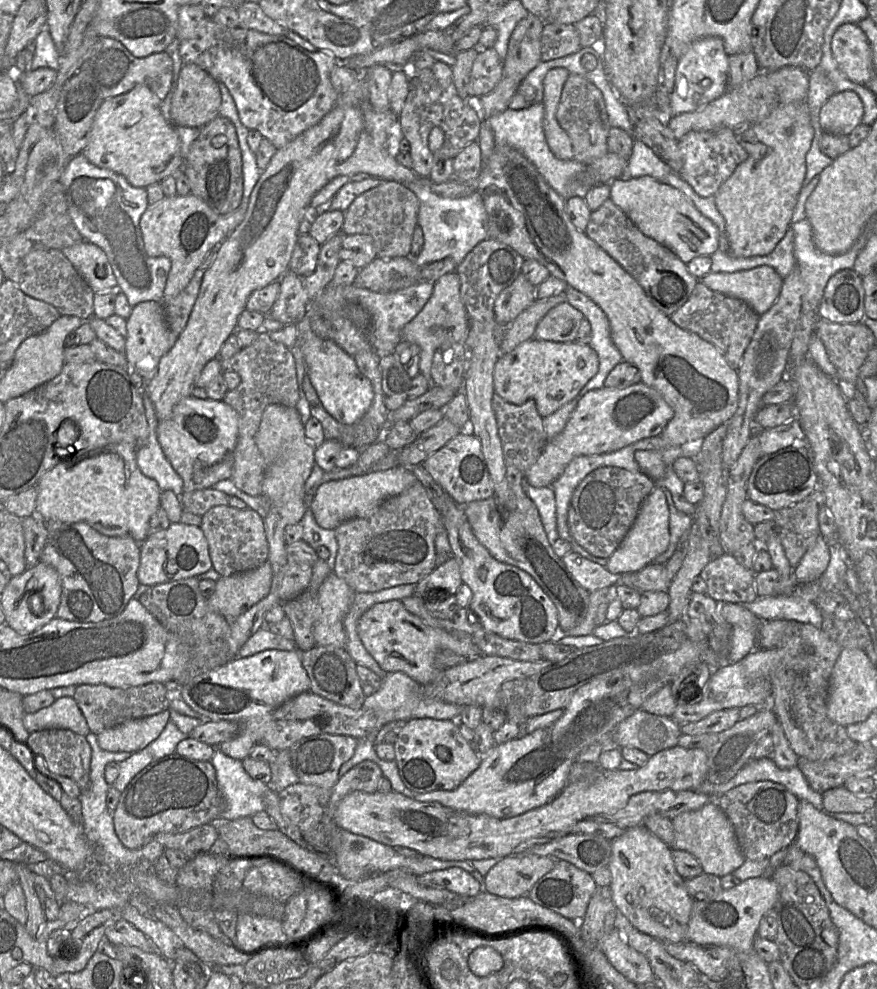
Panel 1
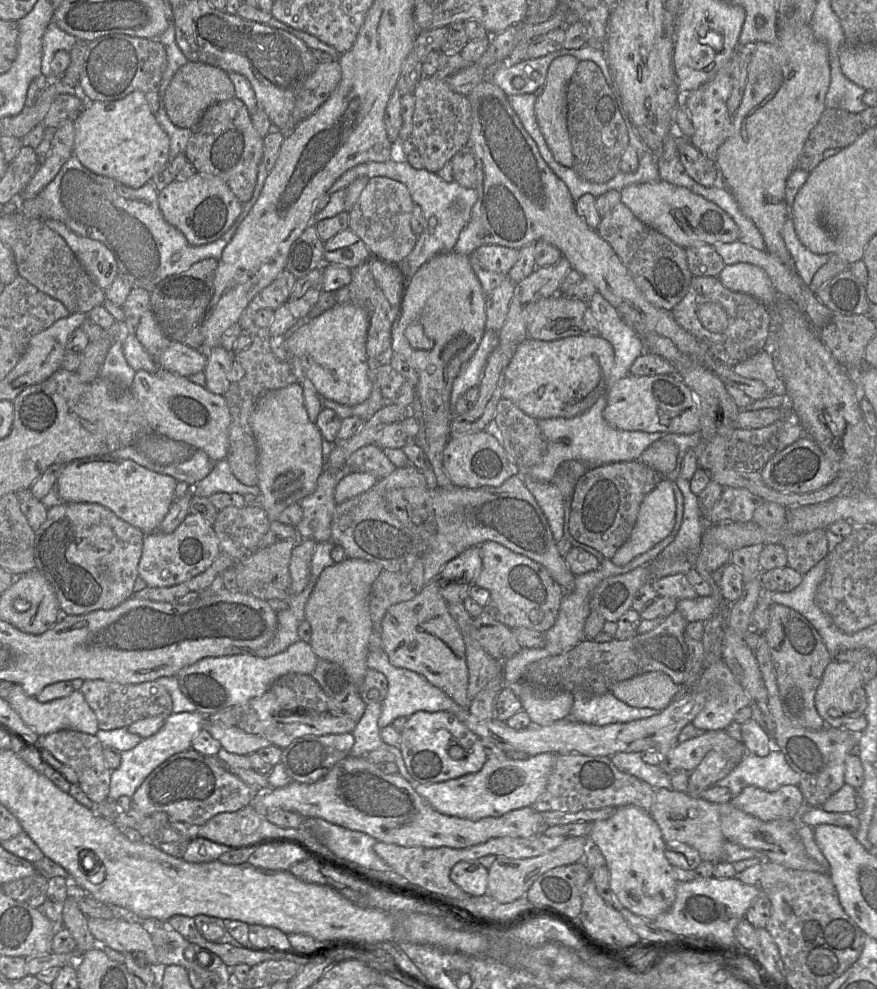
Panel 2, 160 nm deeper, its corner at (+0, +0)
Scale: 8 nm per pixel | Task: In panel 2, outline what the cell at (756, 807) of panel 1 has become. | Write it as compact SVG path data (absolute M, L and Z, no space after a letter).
M784 785L774 792L747 786L730 802L749 815L771 821L794 819L805 800L799 787Z

